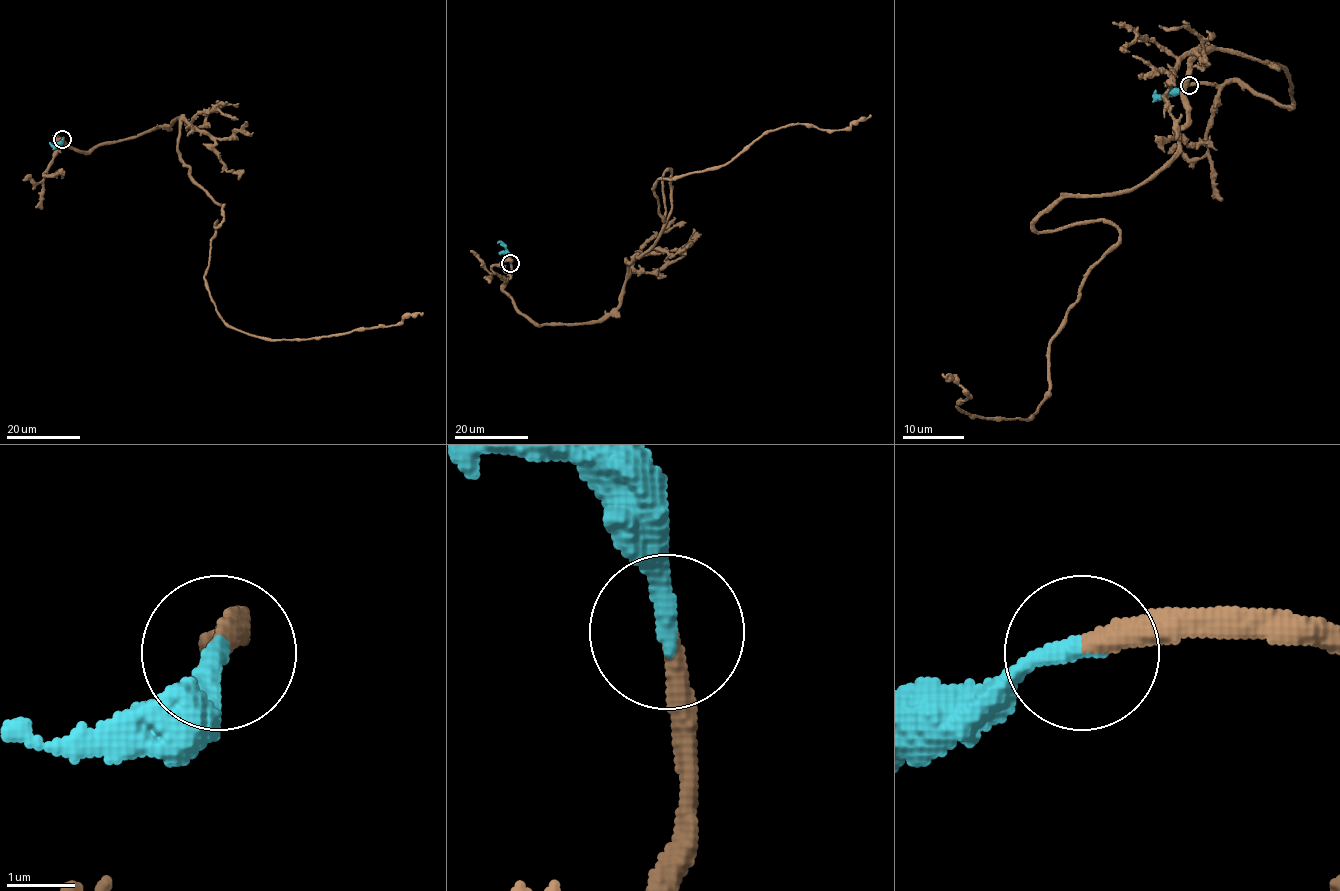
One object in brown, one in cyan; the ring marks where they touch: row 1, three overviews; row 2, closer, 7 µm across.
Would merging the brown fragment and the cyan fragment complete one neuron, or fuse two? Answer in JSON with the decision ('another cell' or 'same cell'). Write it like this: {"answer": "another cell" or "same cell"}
{"answer": "same cell"}

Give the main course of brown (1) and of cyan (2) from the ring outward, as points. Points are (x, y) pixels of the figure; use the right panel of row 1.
1: (1189, 85), (1291, 104), (1202, 53), (1178, 150), (1033, 227), (1120, 233), (1033, 414), (942, 374)
2: (1189, 85), (1172, 88), (1163, 94), (1155, 94), (1155, 90)

